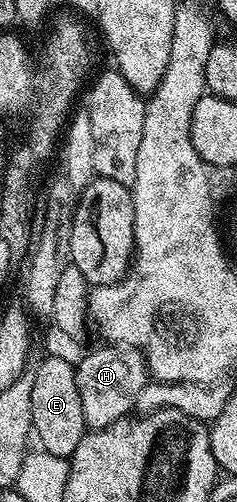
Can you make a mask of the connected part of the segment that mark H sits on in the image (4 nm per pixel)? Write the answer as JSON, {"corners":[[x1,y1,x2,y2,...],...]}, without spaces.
{"corners":[[105,344,102,350,83,355,76,368,79,400,83,400,83,416,89,430,102,430,126,417,136,407,139,392,143,392,151,378,141,351,112,344]]}

